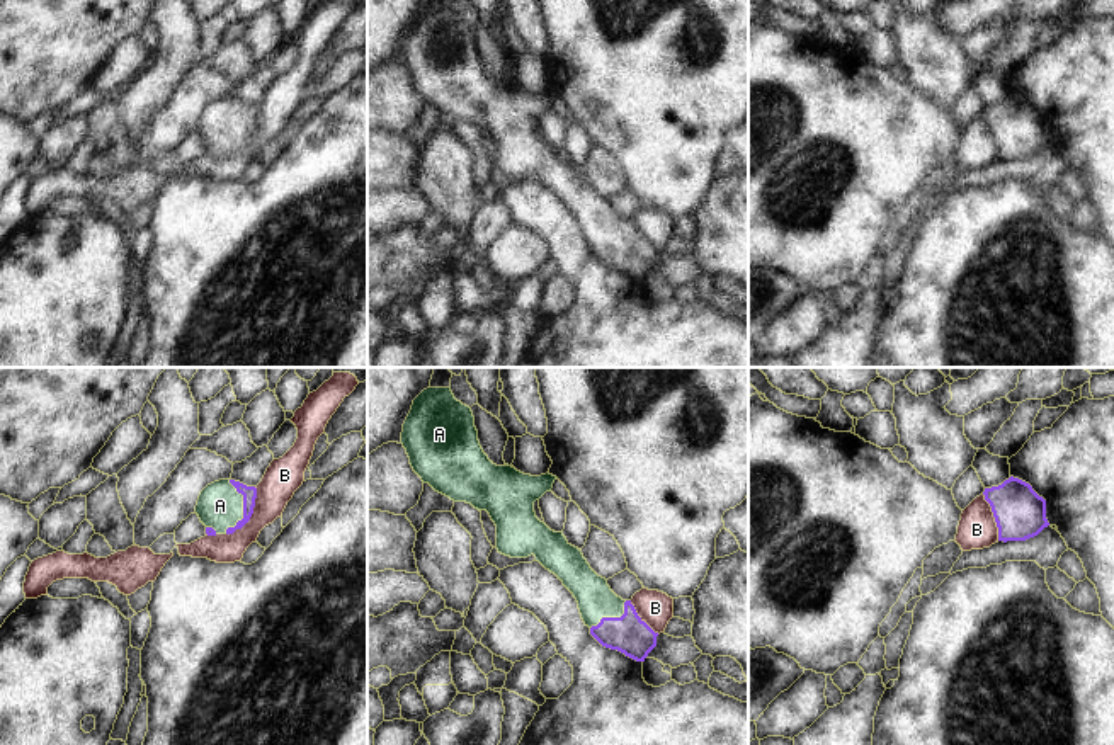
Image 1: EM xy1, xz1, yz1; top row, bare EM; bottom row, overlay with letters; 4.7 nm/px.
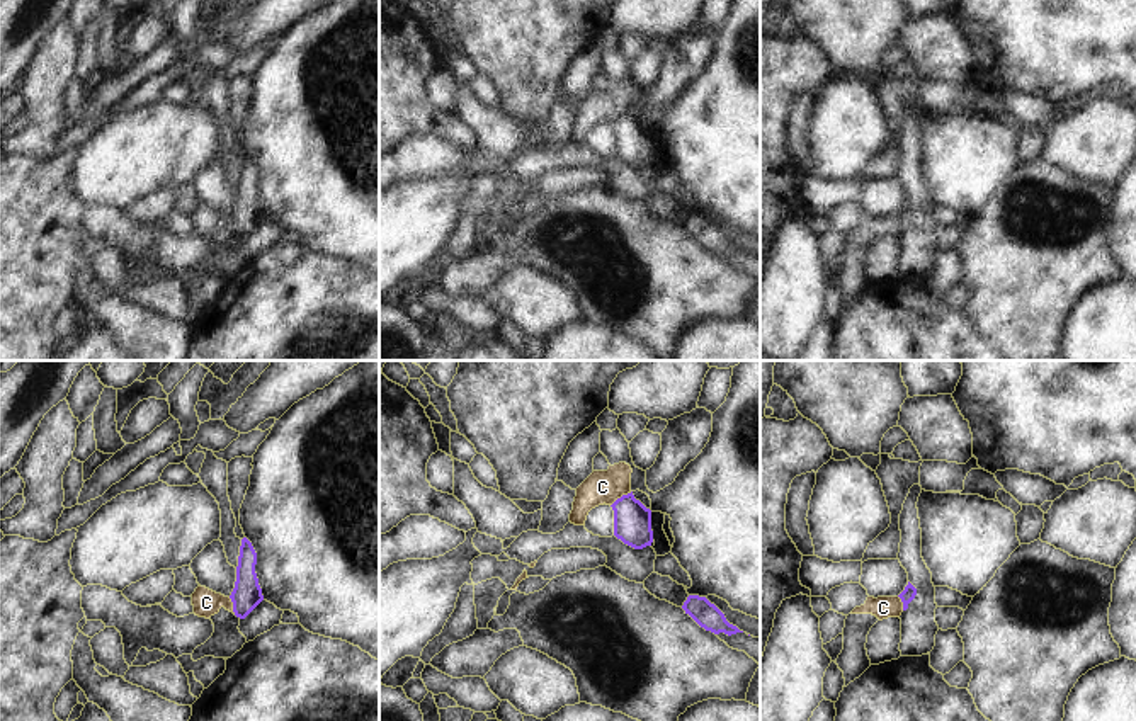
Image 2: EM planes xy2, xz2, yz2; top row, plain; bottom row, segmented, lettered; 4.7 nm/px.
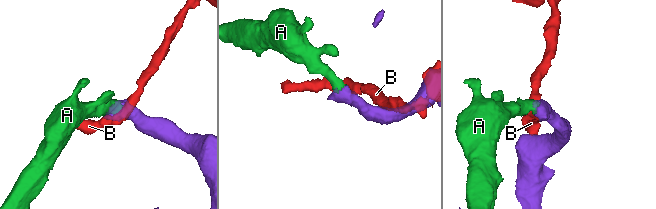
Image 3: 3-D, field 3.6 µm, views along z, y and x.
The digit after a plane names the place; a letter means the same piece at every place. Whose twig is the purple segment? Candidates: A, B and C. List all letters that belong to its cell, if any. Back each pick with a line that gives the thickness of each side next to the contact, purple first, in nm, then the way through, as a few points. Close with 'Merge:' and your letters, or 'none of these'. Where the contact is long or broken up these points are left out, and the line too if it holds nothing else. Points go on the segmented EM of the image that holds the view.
A: 70 nm thick on the purple side, 220 nm on the other; runs through xy1 (249, 494), (244, 499), (244, 509), (220, 506)
Merge: A

